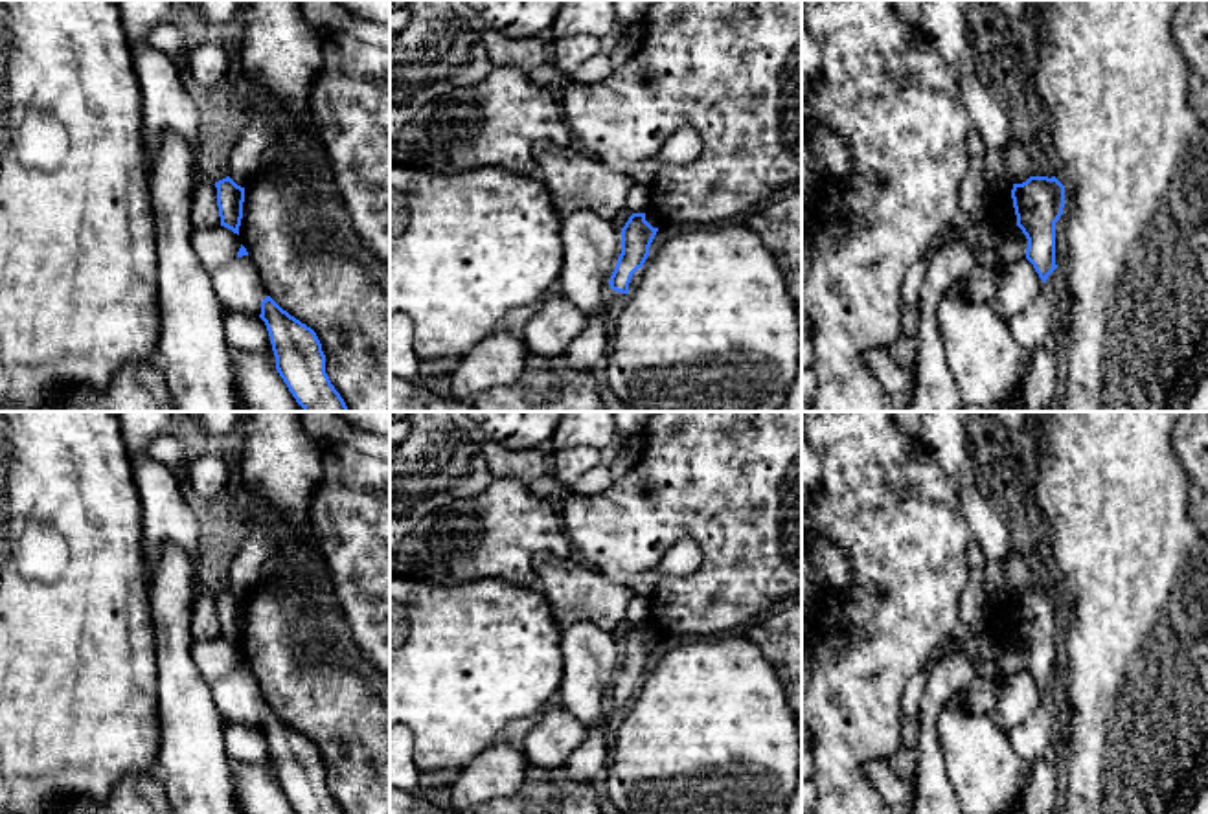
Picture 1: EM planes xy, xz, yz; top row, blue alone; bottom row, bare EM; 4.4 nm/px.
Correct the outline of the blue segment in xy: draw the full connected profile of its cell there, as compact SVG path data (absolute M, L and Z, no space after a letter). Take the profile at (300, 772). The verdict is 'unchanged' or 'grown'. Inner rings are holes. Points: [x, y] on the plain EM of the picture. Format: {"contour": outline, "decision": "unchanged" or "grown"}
{"contour": "M270 707L261 713L276 781L296 814L344 814L325 785L316 744L283 722Z", "decision": "unchanged"}

